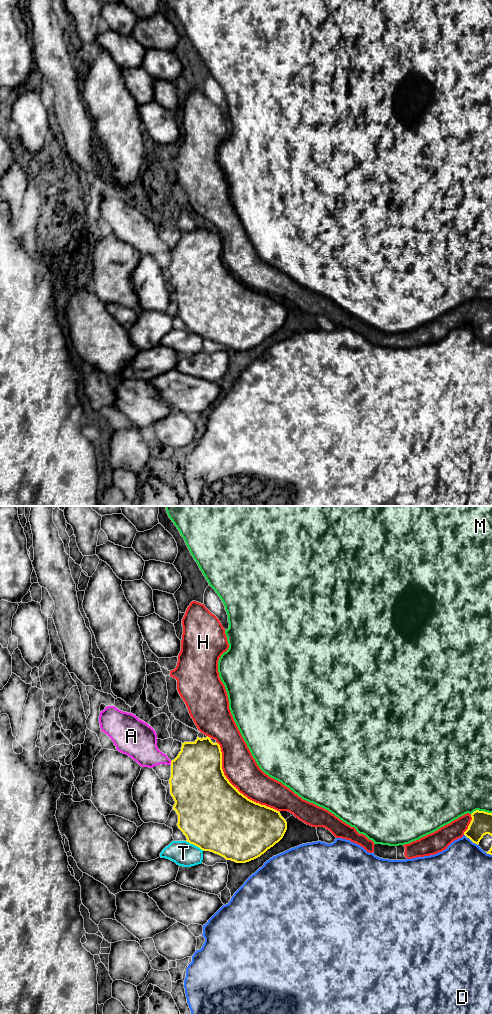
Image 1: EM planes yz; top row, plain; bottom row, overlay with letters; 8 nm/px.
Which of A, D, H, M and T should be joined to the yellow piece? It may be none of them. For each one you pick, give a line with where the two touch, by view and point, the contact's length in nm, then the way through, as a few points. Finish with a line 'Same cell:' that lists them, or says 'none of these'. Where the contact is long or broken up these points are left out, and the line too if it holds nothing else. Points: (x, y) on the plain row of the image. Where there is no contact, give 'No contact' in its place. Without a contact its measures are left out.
H: Touches yellow at yz (233, 274). Shared border 750 nm
Same cell: H

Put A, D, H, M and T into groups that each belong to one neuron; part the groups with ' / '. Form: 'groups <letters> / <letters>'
groups A / D / H / M / T

